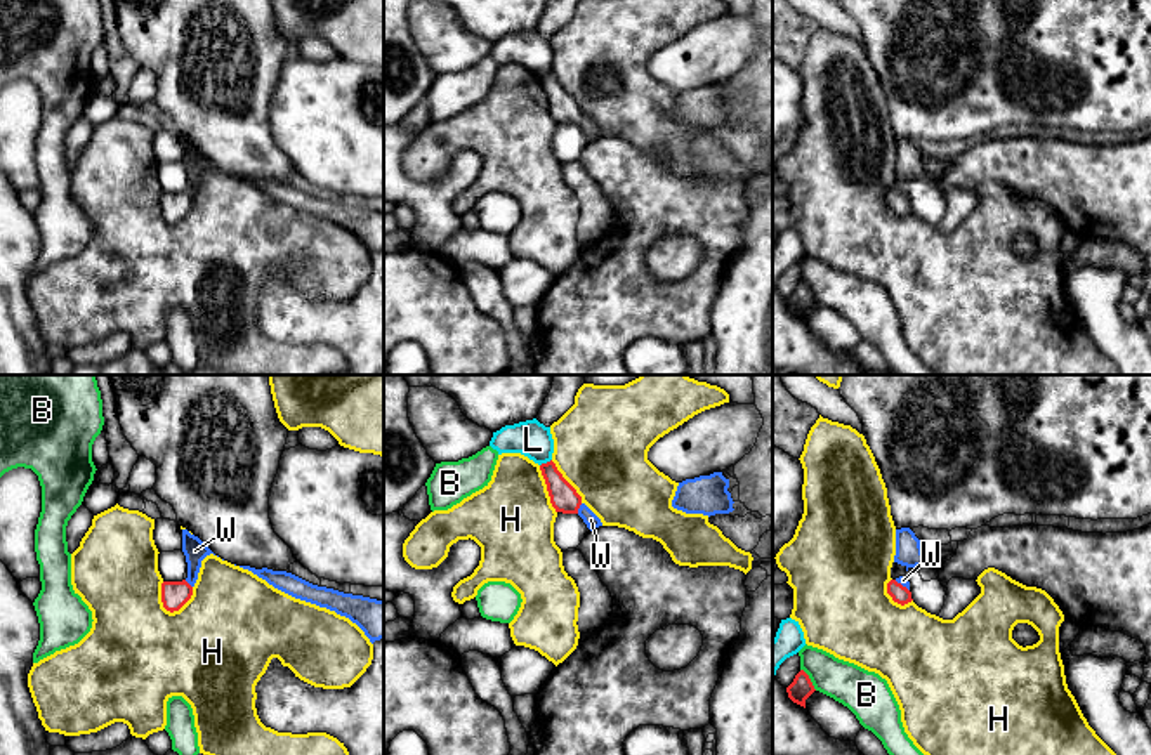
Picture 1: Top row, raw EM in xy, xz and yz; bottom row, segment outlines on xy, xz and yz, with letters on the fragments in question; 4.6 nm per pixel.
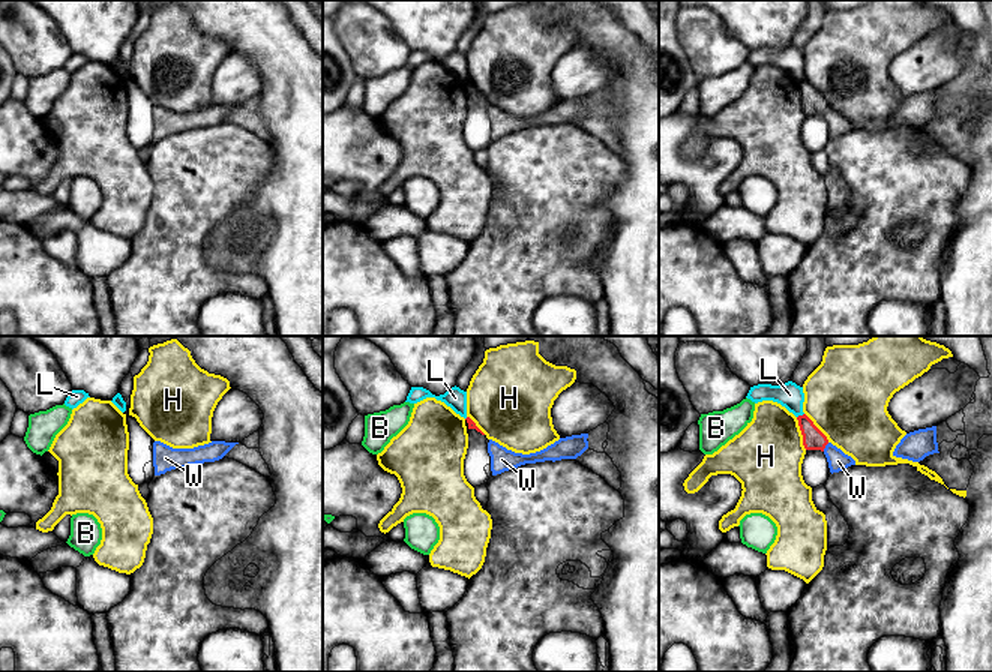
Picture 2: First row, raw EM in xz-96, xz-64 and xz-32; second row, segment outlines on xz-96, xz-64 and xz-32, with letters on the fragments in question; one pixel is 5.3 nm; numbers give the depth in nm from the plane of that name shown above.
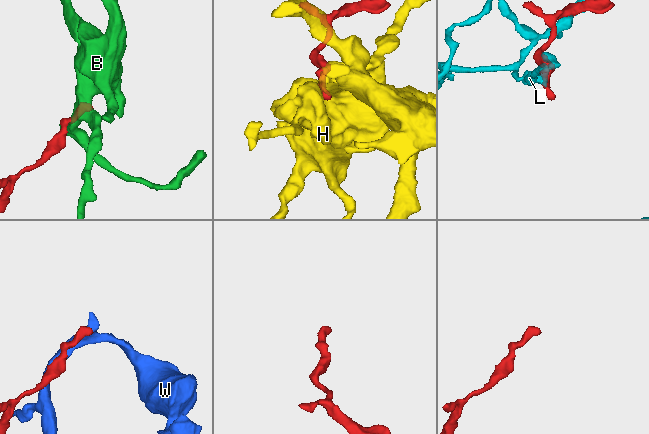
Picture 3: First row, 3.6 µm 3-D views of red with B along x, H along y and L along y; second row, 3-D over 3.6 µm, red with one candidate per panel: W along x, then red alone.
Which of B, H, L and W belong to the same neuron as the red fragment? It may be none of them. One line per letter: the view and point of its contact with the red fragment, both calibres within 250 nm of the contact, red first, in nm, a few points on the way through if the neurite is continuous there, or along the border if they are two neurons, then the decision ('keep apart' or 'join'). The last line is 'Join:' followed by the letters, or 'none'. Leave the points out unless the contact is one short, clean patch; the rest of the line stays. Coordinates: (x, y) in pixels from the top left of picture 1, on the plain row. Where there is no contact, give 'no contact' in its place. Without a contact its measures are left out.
B: yz (809, 290) | 100/200 nm | along yz (801, 280), (816, 301) | keep apart
H: xy (181, 217) | 130/500 nm | keep apart
L: xz (547, 73) | 130/170 nm | keep apart
W: xz (578, 118) | 130/70 nm | across xz (565, 110), (578, 118), (591, 131) | join
Join: W

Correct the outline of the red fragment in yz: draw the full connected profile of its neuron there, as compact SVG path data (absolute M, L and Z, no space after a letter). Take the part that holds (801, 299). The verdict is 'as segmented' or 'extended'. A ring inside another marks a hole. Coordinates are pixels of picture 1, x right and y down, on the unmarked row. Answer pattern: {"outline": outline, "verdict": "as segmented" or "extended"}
{"outline": "M800 281L793 293L786 299L788 309L806 319L806 311L814 304L814 297L809 290L809 286Z", "verdict": "as segmented"}

